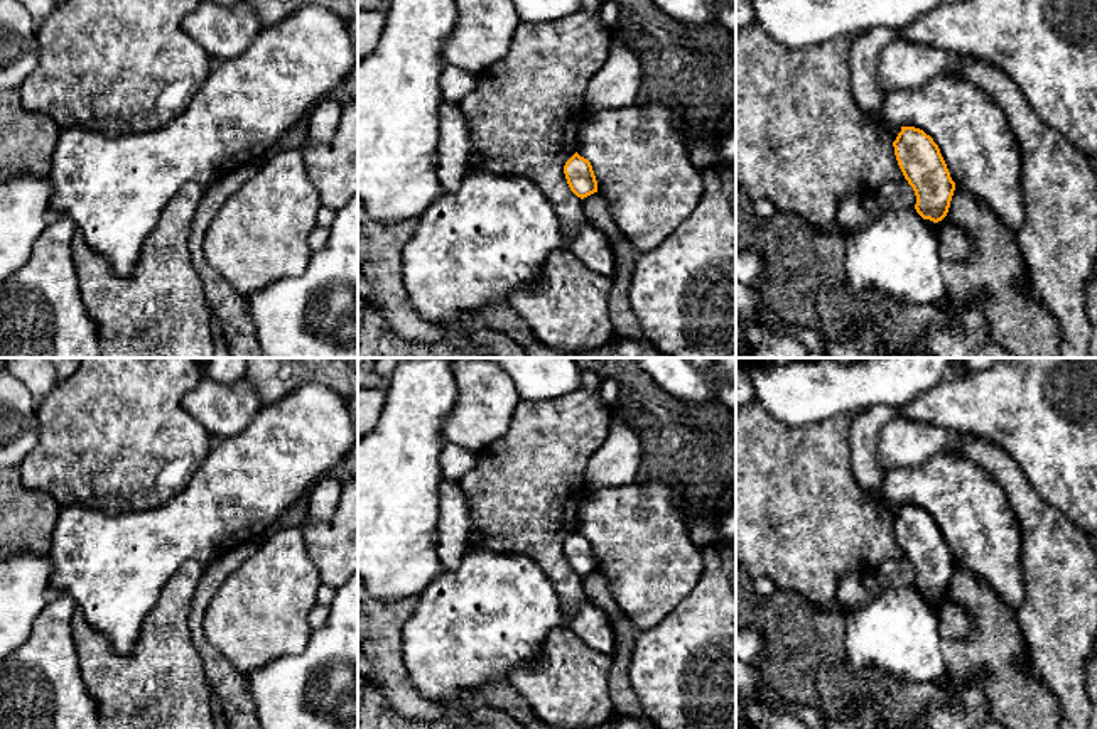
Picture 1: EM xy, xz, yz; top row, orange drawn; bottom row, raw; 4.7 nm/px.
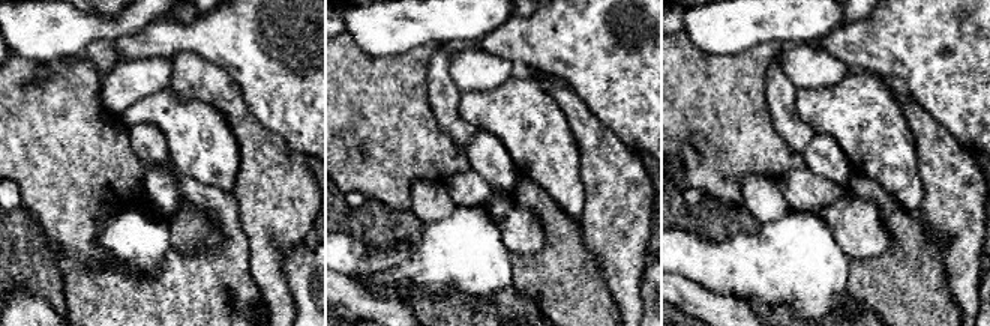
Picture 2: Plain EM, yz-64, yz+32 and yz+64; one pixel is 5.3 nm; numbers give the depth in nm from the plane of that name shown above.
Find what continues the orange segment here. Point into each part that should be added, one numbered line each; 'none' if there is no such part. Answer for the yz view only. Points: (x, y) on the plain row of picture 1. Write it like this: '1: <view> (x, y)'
none

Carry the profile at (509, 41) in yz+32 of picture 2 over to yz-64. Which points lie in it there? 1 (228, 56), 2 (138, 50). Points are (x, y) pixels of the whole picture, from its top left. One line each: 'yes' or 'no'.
1: yes
2: yes

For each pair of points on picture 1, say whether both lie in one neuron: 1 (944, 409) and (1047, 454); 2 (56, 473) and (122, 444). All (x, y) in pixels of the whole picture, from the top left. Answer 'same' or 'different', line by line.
1: same
2: same

